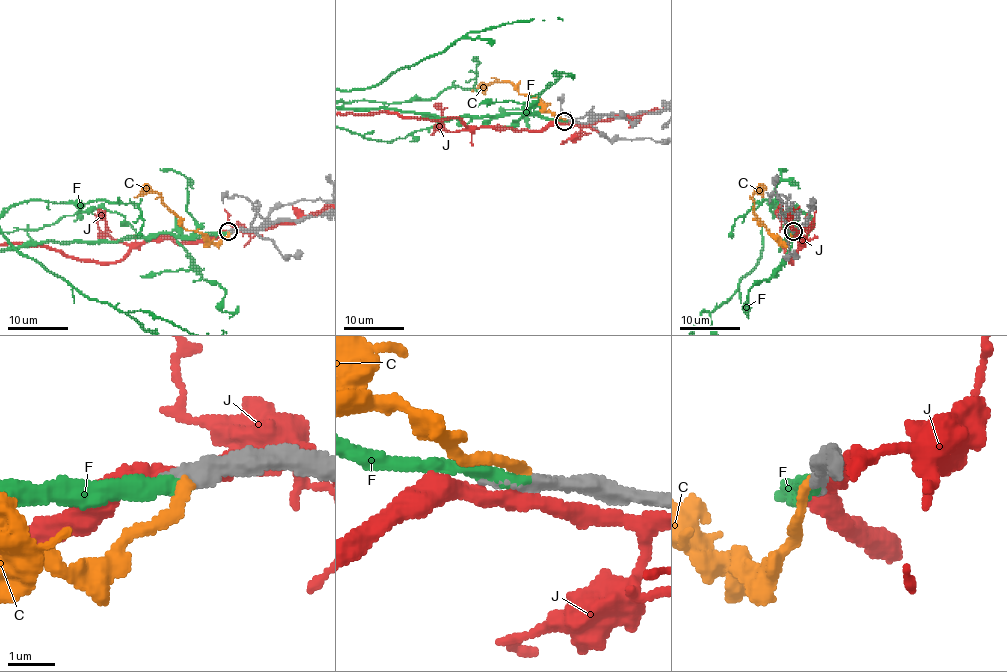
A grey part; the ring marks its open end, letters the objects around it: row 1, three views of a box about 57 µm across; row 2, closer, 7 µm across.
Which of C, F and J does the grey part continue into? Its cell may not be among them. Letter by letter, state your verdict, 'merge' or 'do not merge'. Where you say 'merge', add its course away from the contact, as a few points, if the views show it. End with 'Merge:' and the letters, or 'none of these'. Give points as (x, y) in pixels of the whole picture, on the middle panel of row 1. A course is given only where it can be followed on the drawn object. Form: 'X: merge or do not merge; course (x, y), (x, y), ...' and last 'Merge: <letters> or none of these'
C: do not merge
F: merge
J: do not merge
Merge: F

